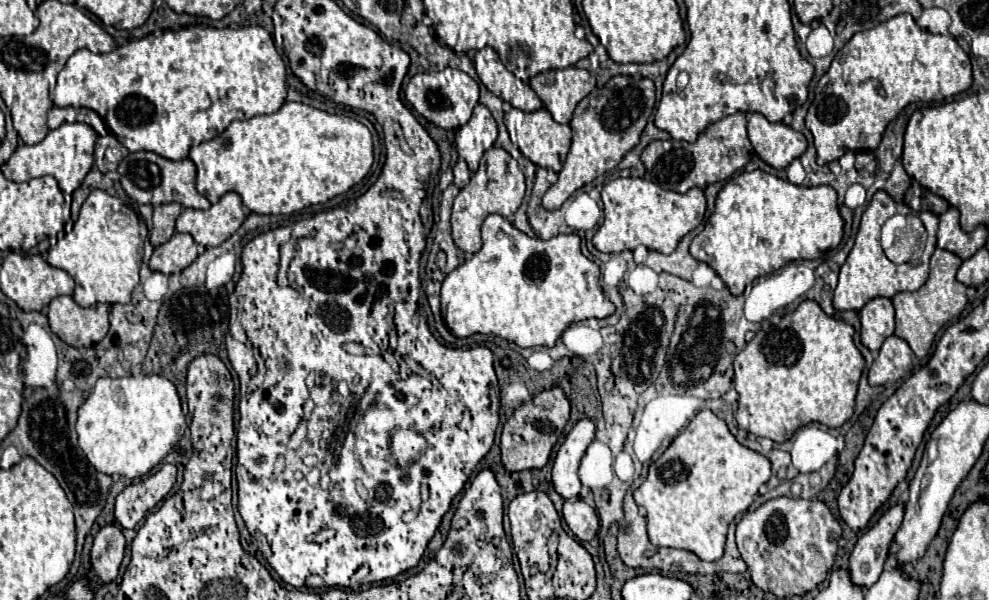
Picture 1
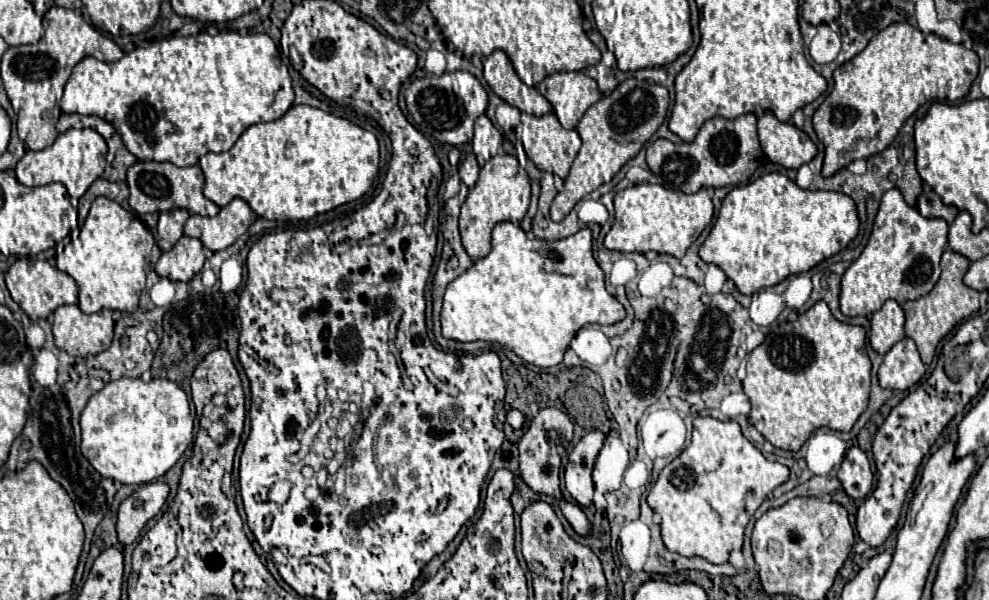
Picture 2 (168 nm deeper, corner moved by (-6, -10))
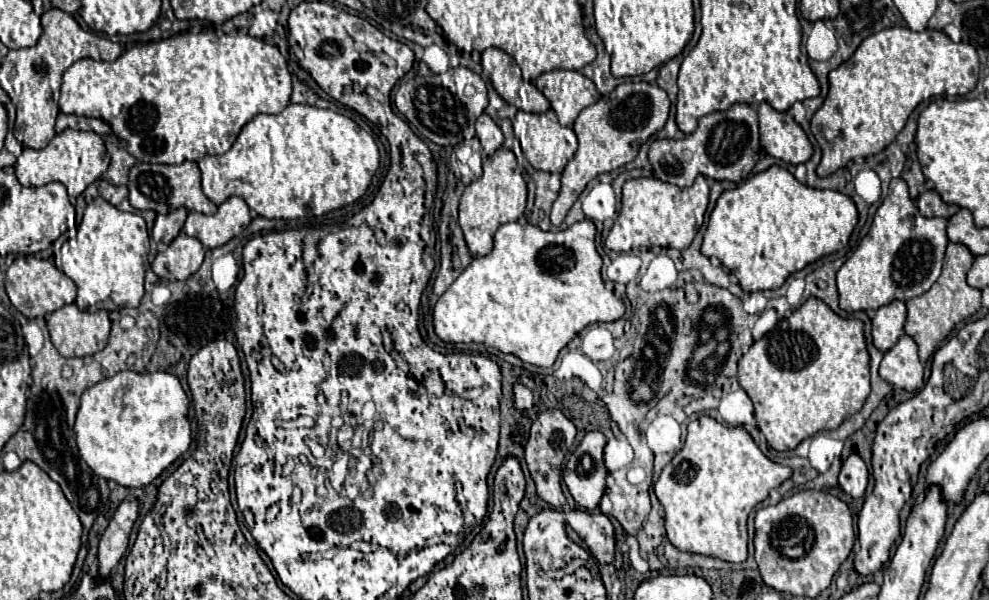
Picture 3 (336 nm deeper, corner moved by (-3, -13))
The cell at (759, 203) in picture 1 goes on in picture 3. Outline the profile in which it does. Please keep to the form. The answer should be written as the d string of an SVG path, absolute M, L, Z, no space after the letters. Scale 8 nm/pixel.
M773 165L767 171L755 173L753 177L745 179L735 189L727 189L721 193L709 217L701 253L707 257L717 257L739 279L739 285L747 293L777 289L785 283L789 275L801 271L805 265L829 253L841 251L847 245L855 225L857 207L851 197L833 189L807 187L805 183L799 183L787 169Z

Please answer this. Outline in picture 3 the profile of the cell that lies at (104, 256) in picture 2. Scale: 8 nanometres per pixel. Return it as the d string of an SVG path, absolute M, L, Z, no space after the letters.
M93 199L77 227L75 238L61 248L61 270L77 285L77 307L81 311L121 311L141 303L144 296L145 263L150 235L139 213L125 213L105 199Z

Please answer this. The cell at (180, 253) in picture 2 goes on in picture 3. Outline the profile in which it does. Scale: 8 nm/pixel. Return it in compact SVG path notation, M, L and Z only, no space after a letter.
M179 233L165 251L159 251L151 269L167 281L185 281L189 279L203 263L205 249L199 239Z

